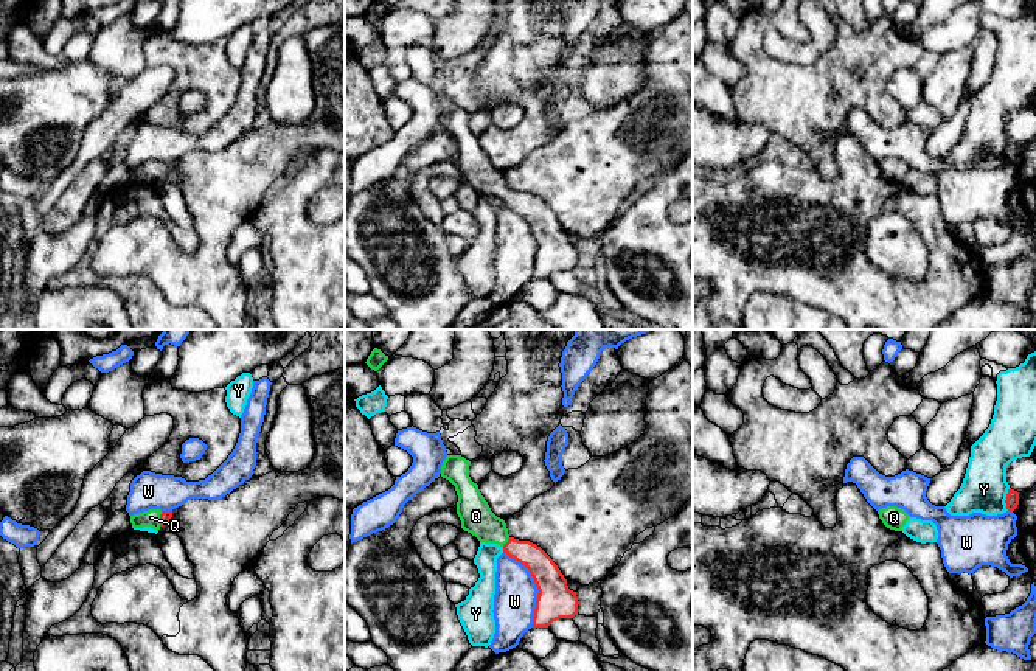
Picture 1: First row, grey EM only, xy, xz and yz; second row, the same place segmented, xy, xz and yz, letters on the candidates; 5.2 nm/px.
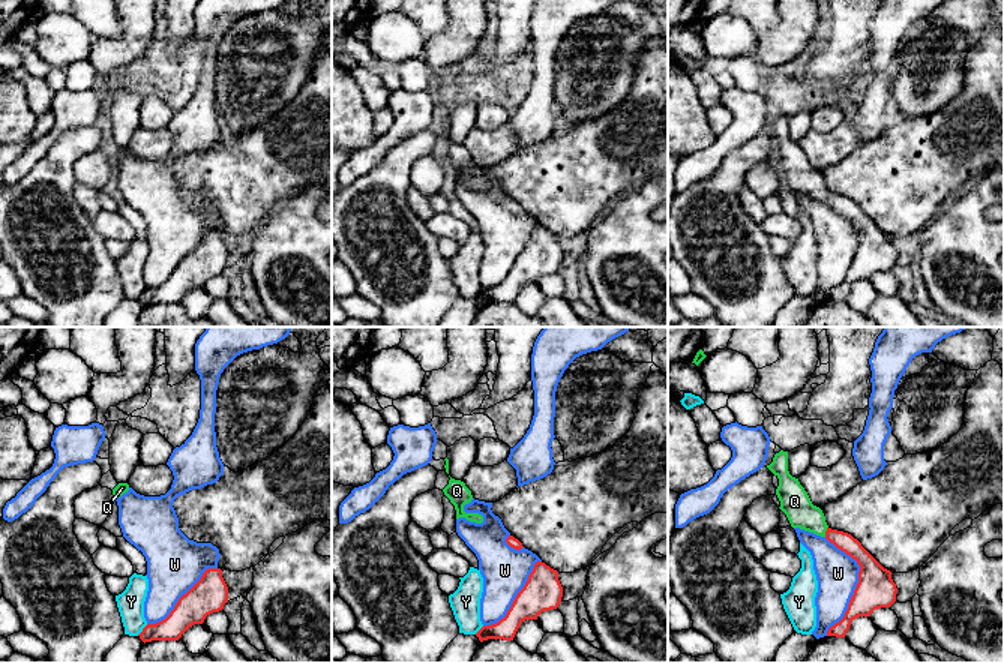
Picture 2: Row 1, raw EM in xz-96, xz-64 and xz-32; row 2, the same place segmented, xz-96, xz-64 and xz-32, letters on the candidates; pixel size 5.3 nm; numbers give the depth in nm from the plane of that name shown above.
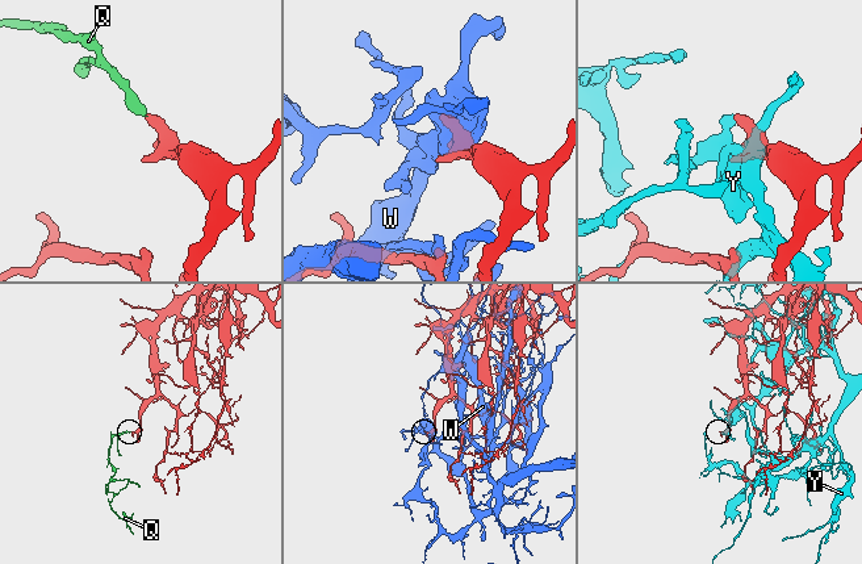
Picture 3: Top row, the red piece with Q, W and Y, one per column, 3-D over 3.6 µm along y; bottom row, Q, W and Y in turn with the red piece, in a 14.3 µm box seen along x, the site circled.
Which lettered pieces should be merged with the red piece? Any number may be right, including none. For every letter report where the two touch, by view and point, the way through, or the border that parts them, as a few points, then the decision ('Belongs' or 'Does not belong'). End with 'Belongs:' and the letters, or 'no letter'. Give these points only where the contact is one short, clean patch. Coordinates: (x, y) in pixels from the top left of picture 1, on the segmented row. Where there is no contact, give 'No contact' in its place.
Q: Touches red at xy (160, 519). Path across: xy (165, 516), (160, 519), (151, 518). Belongs
W: Touches red at xz (536, 586). Does not belong
Y: Touches red at yz (1007, 499). Does not belong
Belongs: Q

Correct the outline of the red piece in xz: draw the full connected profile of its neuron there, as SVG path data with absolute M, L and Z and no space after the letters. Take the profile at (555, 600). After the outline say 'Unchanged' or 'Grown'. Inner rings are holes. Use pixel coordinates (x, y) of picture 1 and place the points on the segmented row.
M447 455L441 466L441 477L457 491L457 514L461 528L480 542L497 544L503 551L525 565L539 590L531 628L548 628L559 618L578 615L578 596L570 590L567 579L553 559L536 544L519 541L508 534L503 519L497 517L478 485L469 477L471 461L461 455Z. Grown

